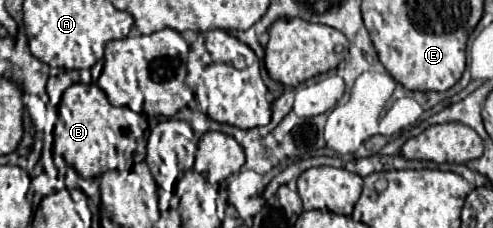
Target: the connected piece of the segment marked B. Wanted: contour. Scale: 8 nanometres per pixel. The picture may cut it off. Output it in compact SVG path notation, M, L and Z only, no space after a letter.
M73 84L67 92L63 92L63 100L59 104L59 120L53 130L53 152L63 156L79 176L97 178L107 170L132 168L136 140L141 140L143 144L147 128L147 118L142 113L111 106L105 92L97 84Z

